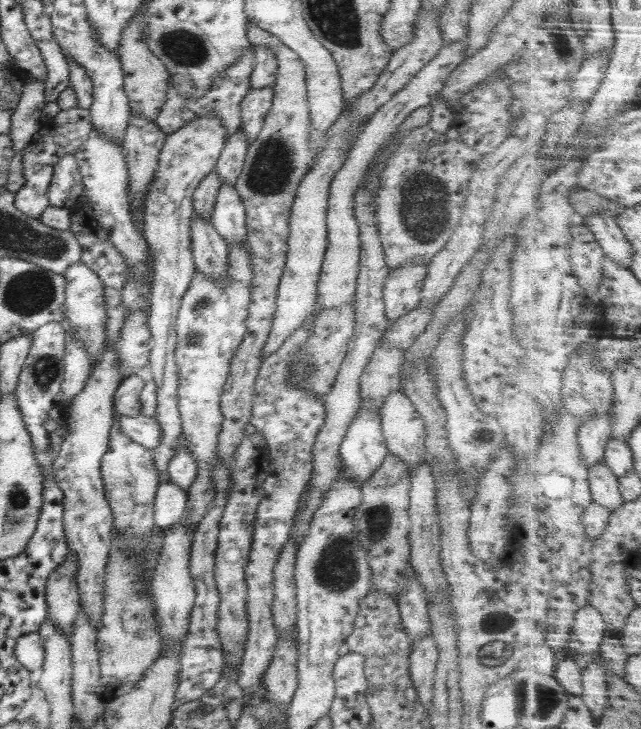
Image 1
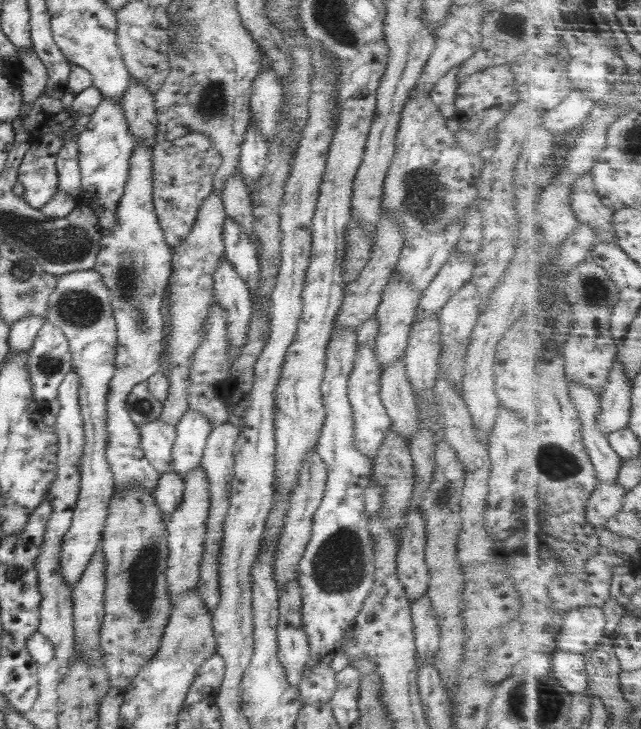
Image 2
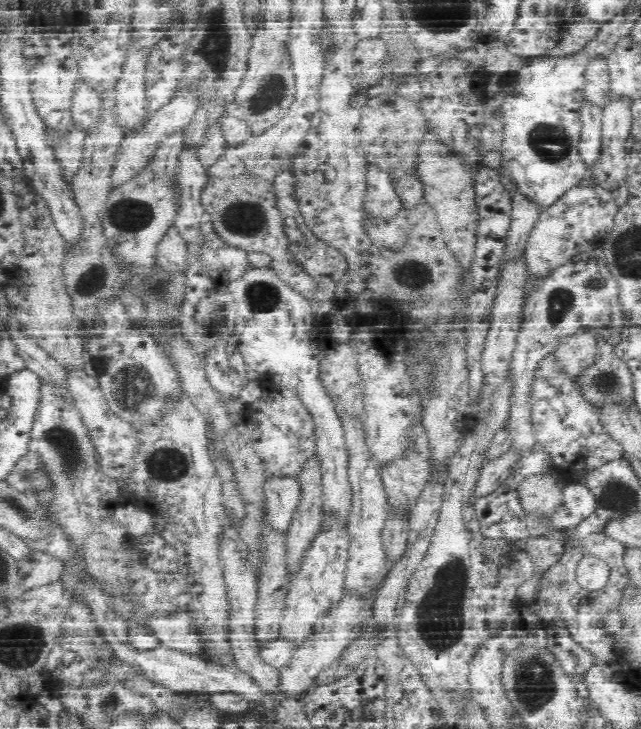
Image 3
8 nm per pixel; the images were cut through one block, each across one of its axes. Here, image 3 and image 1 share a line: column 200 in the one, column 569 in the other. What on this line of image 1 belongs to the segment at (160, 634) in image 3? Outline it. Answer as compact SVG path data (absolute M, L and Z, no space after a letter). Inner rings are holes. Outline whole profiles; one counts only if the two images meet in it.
M589 605L578 611L572 628L572 637L567 649L569 655L598 654L601 651L606 637L607 623L598 608Z

